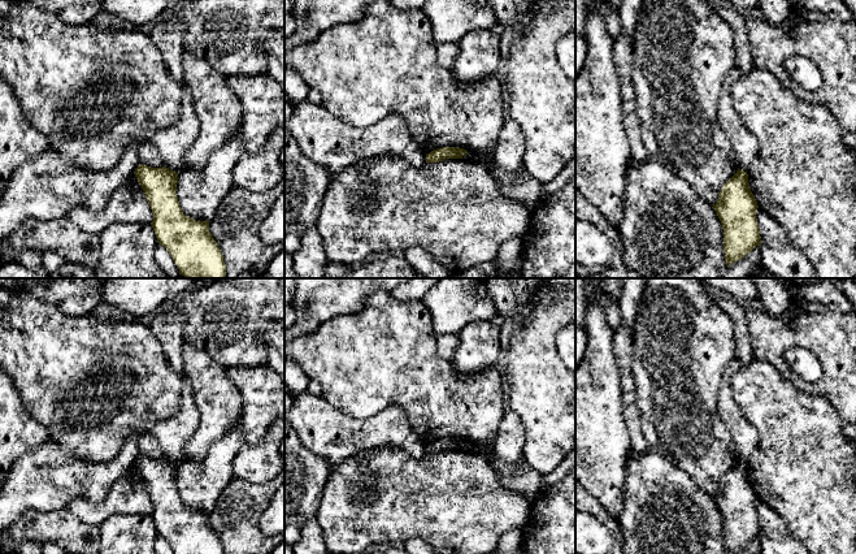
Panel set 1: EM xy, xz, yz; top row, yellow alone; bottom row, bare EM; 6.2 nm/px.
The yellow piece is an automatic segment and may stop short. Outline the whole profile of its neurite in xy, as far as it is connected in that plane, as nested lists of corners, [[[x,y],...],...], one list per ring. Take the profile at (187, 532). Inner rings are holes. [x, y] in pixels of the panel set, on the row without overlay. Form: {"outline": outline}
{"outline": [[[139,455],[134,466],[152,501],[156,529],[174,554],[225,554],[209,523],[209,512],[196,512],[181,501],[177,463]]]}

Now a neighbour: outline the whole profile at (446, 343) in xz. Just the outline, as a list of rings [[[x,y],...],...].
[[[451,333],[436,334],[435,343],[438,355],[449,360],[459,346],[459,336]]]

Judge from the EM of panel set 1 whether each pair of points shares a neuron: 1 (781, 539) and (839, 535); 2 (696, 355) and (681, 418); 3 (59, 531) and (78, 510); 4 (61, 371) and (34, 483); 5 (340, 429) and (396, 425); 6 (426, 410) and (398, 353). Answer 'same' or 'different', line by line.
1: different
2: same
3: different
4: different
5: same
6: same

